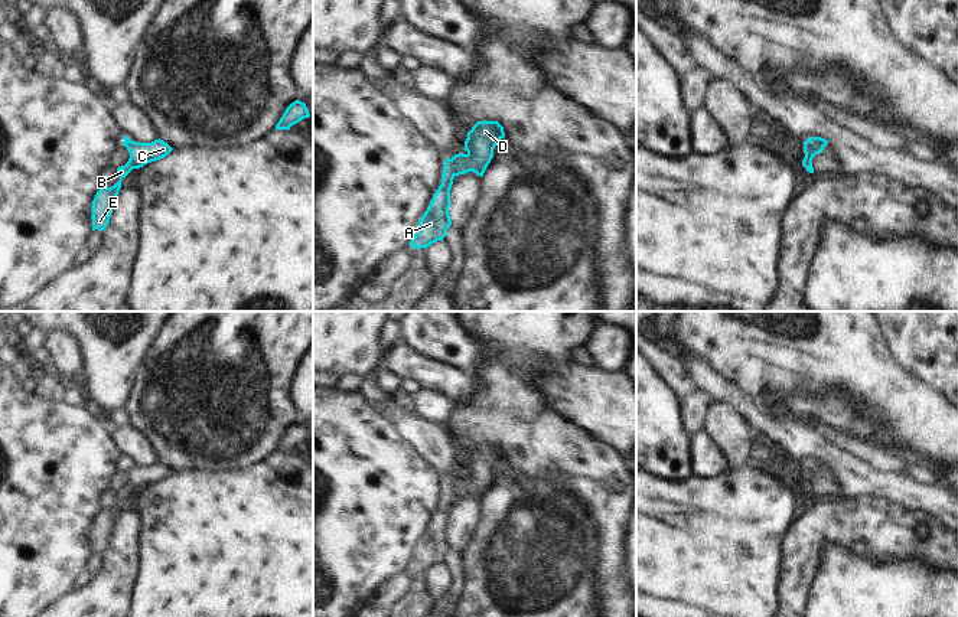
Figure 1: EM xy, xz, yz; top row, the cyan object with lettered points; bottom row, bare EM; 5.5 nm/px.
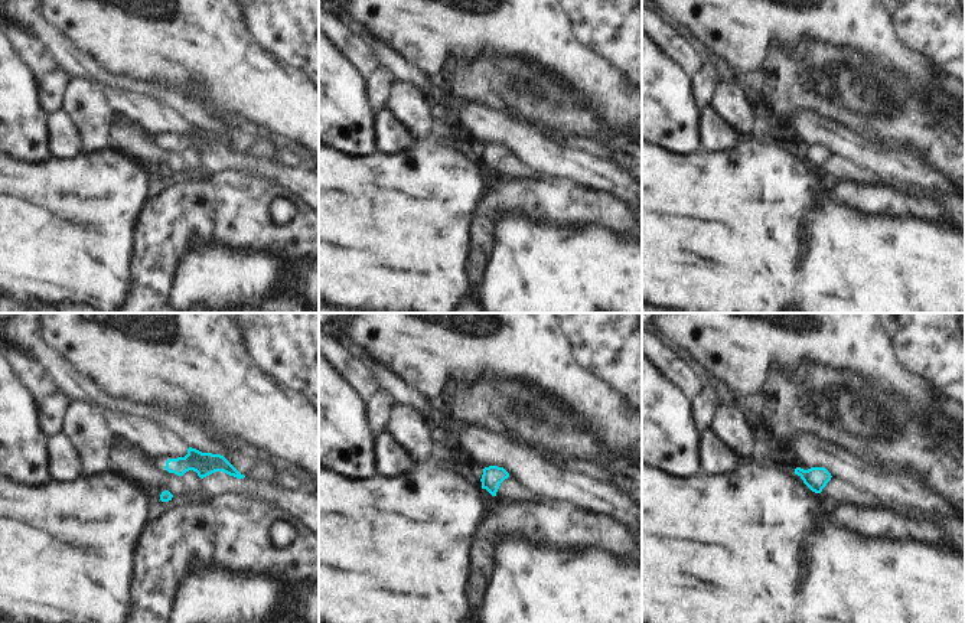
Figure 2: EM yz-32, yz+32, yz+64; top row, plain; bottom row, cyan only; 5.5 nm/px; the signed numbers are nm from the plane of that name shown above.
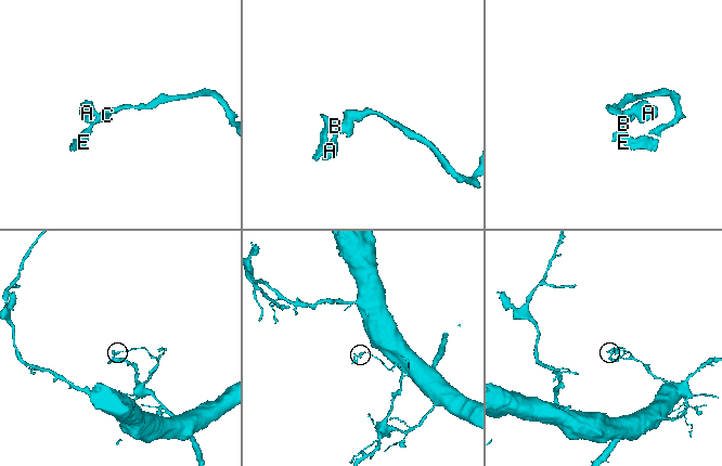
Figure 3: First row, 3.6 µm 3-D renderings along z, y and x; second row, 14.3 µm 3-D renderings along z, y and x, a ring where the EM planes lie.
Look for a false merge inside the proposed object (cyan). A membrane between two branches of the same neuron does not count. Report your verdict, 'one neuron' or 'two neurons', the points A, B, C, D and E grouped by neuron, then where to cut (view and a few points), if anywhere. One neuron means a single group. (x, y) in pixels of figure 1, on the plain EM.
two neurons; A / B C D E; cut in xz along (450, 482), (456, 498)

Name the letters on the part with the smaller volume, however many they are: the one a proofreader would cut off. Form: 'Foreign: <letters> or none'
Foreign: A.

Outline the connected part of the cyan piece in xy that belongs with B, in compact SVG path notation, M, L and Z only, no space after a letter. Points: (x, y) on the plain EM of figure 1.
M159 461L151 466L130 464L127 473L130 476L127 487L117 492L120 503L111 510L102 509L92 523L92 554L104 554L107 551L117 518L121 512L121 502L126 500L133 492L140 492L147 486L166 480L173 471Z

